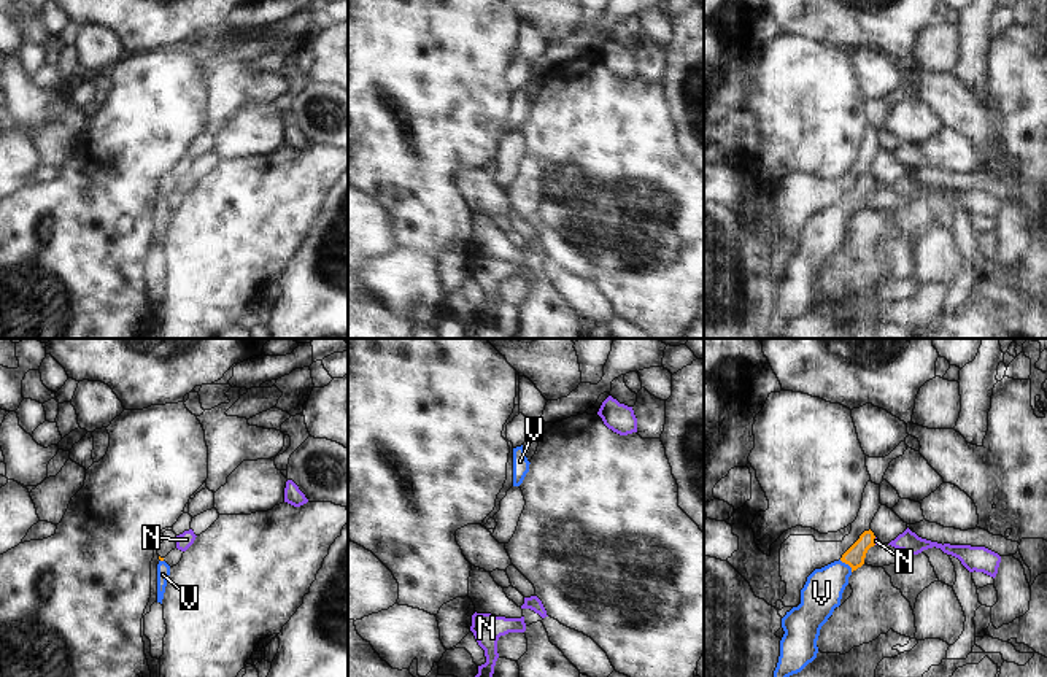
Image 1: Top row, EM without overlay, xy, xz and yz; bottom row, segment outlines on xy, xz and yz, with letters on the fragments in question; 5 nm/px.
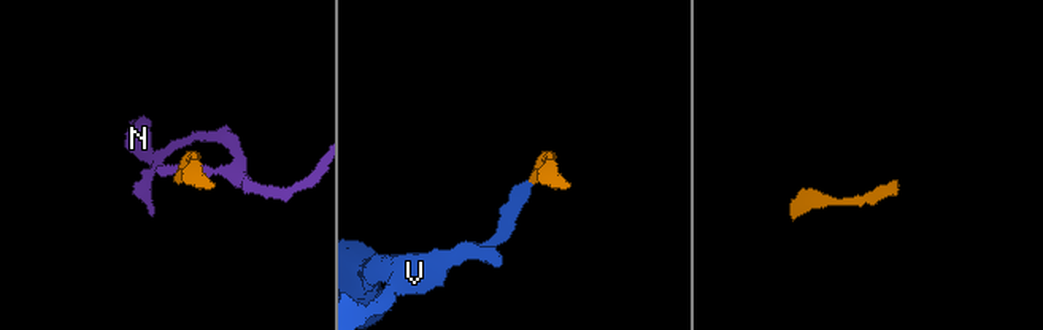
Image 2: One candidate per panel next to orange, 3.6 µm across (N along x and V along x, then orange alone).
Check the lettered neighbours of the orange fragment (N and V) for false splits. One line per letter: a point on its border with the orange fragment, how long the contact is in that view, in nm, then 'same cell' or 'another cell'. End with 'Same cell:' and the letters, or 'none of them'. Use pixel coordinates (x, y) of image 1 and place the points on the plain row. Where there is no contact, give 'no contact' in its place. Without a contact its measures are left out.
N: meets orange in yz at (873, 185); contact 40 nm long; another cell
V: meets orange in yz at (847, 207); contact 90 nm long; same cell
Same cell: V

